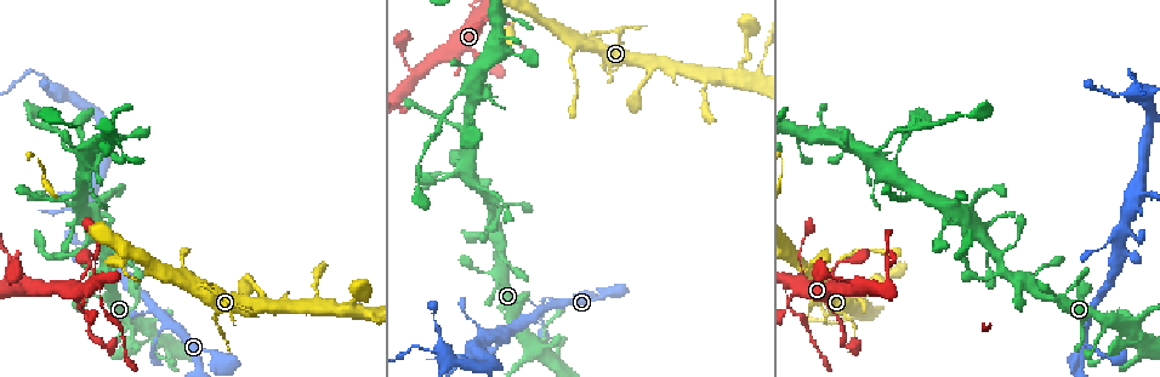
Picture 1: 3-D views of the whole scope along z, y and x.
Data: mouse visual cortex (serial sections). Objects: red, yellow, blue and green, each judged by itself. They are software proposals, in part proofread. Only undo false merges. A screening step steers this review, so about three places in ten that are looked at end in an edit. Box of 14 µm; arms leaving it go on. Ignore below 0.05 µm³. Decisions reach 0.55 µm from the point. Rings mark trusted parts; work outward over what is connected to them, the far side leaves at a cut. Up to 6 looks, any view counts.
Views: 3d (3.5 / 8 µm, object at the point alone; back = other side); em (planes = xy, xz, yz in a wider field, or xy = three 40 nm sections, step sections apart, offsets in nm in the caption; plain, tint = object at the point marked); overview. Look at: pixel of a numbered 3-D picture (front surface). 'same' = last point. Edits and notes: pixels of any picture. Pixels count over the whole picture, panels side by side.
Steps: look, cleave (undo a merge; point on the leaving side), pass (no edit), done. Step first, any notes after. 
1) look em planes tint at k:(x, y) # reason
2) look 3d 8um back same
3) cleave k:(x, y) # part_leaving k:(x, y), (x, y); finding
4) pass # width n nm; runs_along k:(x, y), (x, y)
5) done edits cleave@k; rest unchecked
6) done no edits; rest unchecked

look 3d 3.5um at 1:(90, 261)

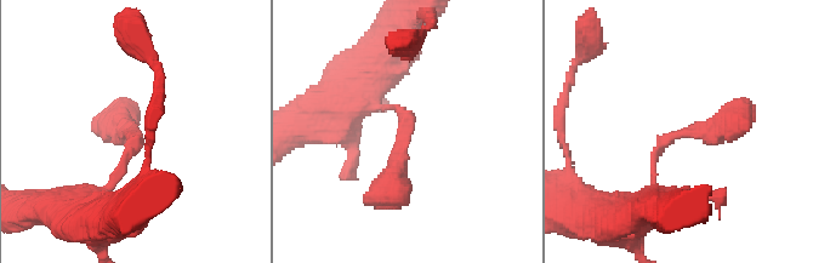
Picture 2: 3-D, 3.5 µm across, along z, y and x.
look em xy step 5 tint at 2:(682, 133) # now the EM

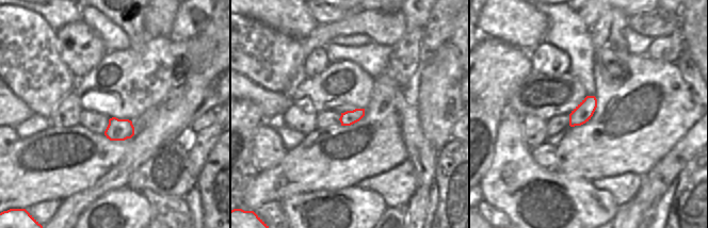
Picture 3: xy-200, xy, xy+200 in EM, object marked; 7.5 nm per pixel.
pass # runs_along 2:(104, 190), (135, 135), (94, 127); all the same cell

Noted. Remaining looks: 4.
look 3d 8um at 1:(792, 310) # calibre changes

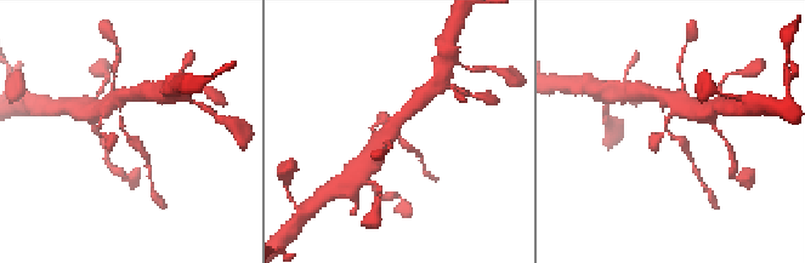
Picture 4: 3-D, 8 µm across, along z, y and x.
look 3d 3.5um back at 4:(399, 137) # closer look

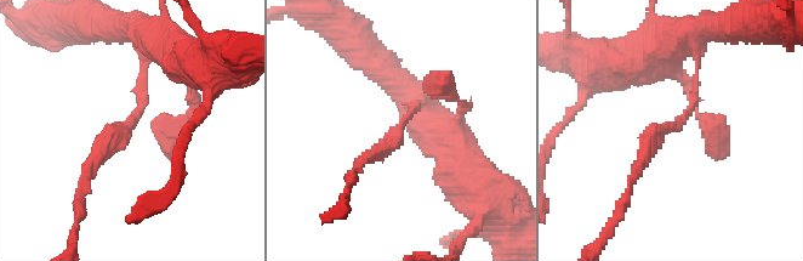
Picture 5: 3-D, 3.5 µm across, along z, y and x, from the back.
look em xy step 1 tint at 5:(133, 121) # arm_widths 100, 200 nm

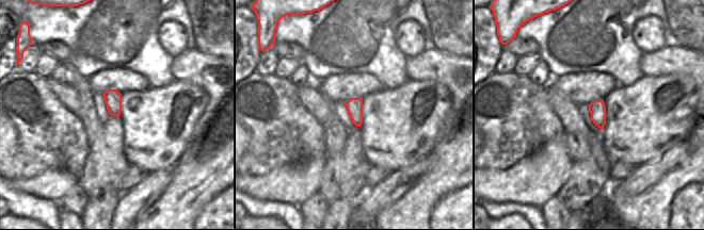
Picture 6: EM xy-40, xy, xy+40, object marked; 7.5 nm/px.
pass # runs_along 5:(149, 45), (142, 108), (90, 164); all the same cell

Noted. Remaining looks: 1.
done no edits; rest unchecked

